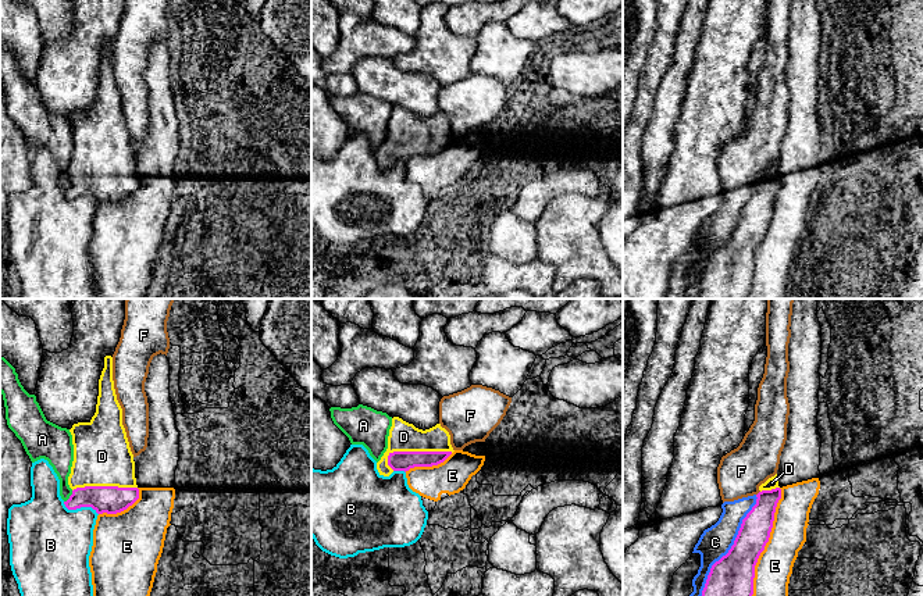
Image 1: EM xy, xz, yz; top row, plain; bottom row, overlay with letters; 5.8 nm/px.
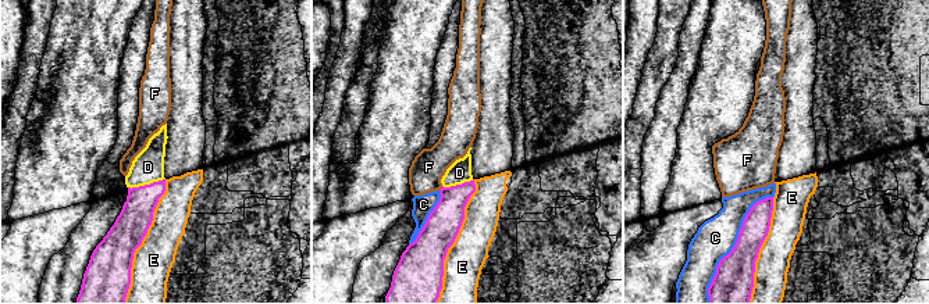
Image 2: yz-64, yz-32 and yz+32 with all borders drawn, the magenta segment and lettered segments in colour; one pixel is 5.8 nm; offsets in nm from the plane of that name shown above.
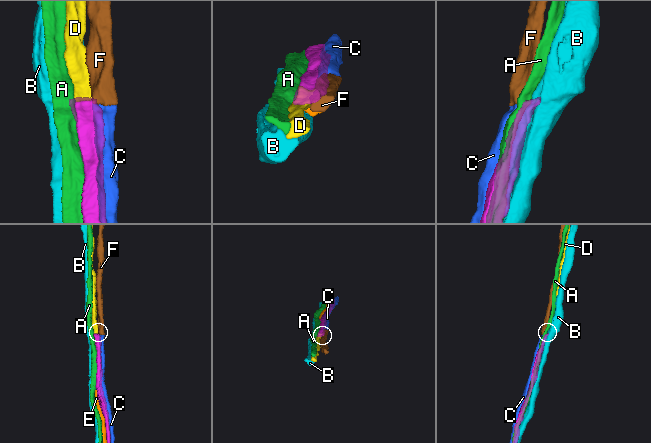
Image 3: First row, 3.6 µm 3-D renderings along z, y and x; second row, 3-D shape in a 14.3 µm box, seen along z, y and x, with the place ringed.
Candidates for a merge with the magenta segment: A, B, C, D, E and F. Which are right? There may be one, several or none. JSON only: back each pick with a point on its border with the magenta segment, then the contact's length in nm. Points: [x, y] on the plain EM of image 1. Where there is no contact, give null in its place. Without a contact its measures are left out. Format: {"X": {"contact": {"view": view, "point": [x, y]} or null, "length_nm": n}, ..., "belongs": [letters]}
{"D": {"contact": {"view": "xz", "point": [416, 141]}, "length_nm": 400}, "belongs": ["D"]}

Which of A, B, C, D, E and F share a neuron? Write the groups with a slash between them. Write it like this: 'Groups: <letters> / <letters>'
Groups: A / B / C F / D / E

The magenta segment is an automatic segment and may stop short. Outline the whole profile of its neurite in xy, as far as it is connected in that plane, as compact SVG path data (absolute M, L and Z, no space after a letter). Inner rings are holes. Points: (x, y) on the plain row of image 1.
M104 46L99 68L96 101L89 111L74 113L70 118L74 133L74 150L68 174L72 183L64 190L68 199L92 196L97 203L117 203L139 188L135 167L135 150L122 114L122 97L117 89L113 69L113 46Z

